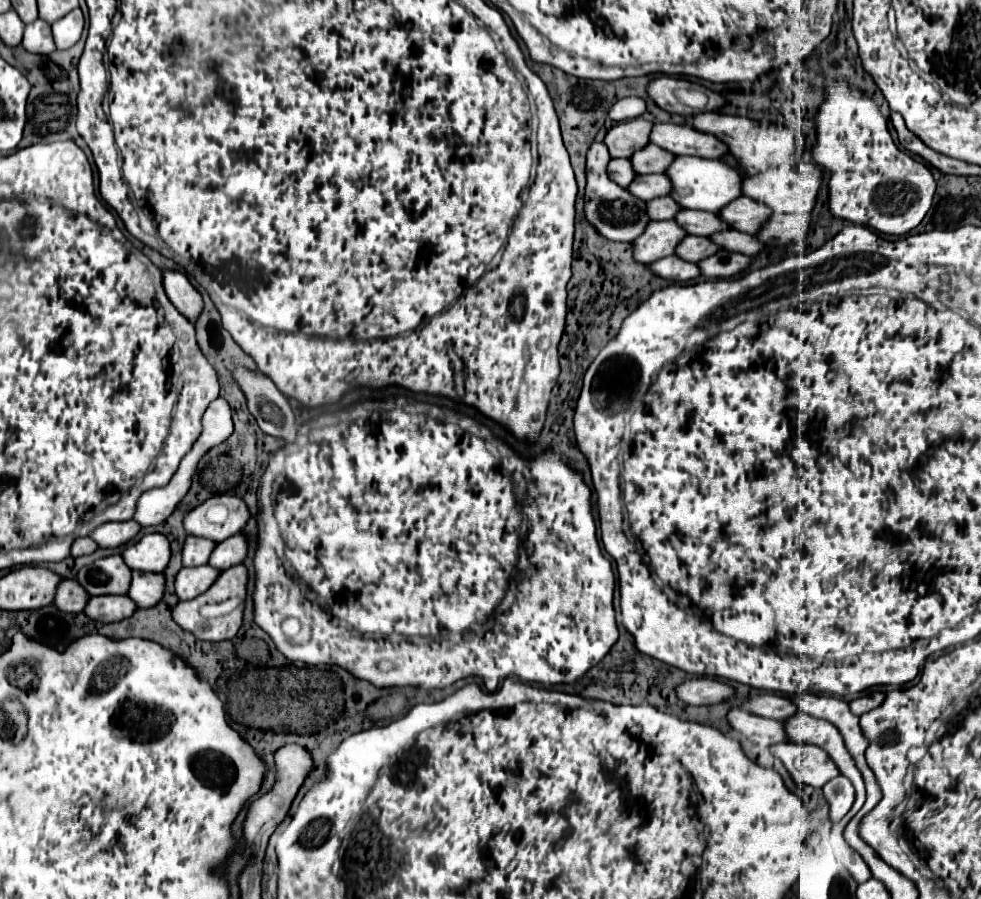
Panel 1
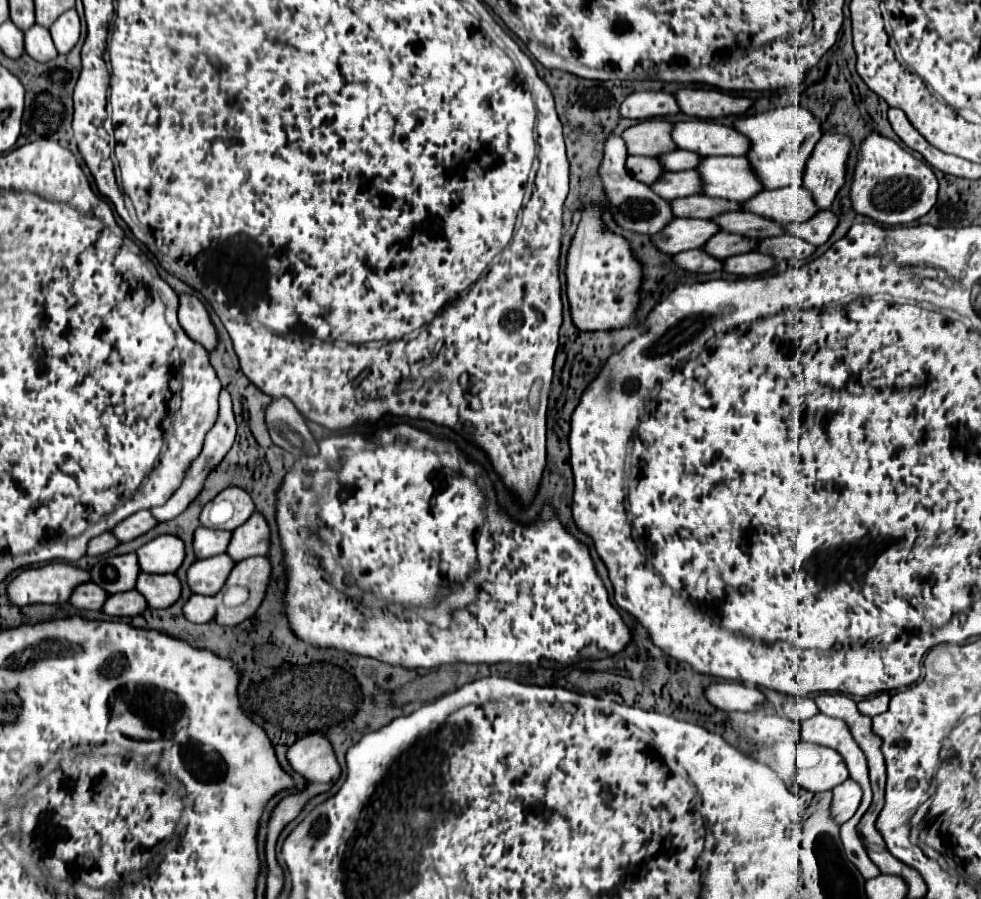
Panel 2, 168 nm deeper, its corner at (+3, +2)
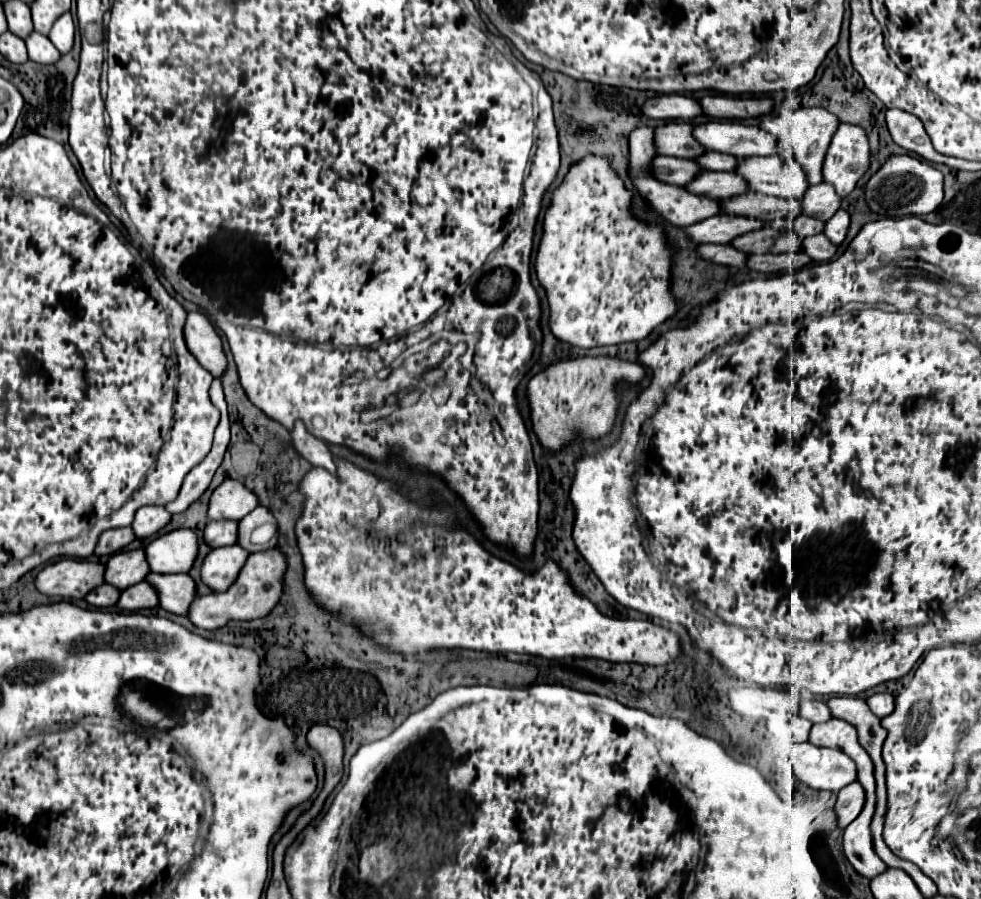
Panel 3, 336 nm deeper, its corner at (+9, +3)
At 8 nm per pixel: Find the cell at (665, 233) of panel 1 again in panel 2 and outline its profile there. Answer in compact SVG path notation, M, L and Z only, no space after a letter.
M675 218L665 230L653 236L653 244L667 254L679 254L691 248L703 248L705 242L721 232L713 220Z

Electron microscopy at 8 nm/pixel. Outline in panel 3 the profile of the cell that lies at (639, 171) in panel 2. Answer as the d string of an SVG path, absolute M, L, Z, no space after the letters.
M657 155L649 163L649 171L655 179L669 183L669 185L685 185L697 171L701 171L693 161L689 159L677 159L677 157L663 157Z

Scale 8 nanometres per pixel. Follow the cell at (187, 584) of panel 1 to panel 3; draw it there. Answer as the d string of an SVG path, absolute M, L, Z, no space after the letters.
M235 545L209 551L199 569L201 581L213 591L227 591L235 581L235 577L239 575L247 555L249 553L245 549Z

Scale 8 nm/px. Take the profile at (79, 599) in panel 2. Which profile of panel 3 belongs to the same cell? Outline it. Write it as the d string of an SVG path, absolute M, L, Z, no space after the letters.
M103 583L103 585L99 585L97 589L89 591L89 593L85 595L85 601L87 601L89 605L93 605L93 607L113 607L113 605L117 603L117 599L119 599L119 593L121 593L121 591L117 591L113 585Z

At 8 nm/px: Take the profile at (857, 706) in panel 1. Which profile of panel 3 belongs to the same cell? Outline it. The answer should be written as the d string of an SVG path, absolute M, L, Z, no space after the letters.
M875 693L875 695L871 695L869 699L867 699L867 705L869 705L869 709L881 719L881 717L885 717L885 715L889 715L891 711L893 711L893 695L889 695L889 693Z

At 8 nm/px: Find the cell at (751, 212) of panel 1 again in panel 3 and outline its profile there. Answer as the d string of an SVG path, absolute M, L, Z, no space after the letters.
M819 183L819 185L807 187L799 203L801 203L803 215L825 221L829 219L829 215L833 215L839 209L841 197L833 191L833 187L829 187L829 183Z

